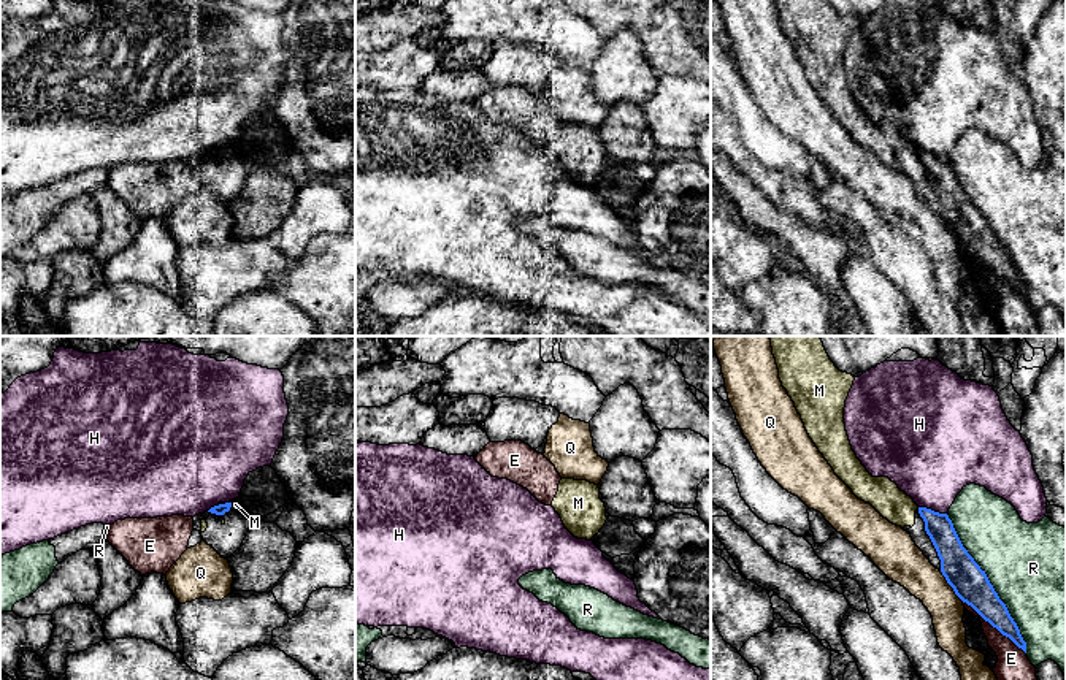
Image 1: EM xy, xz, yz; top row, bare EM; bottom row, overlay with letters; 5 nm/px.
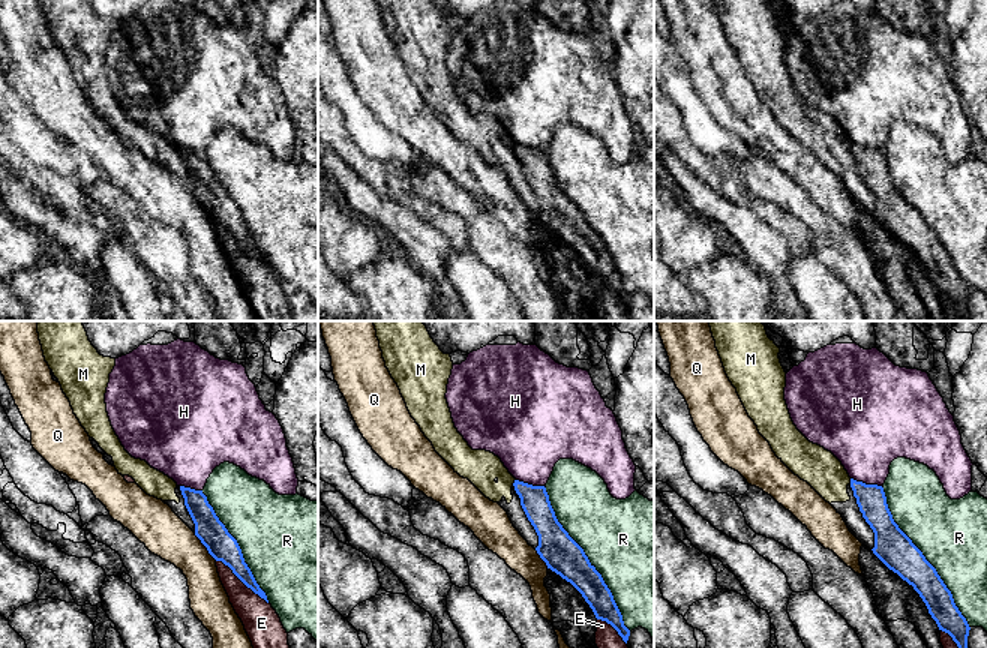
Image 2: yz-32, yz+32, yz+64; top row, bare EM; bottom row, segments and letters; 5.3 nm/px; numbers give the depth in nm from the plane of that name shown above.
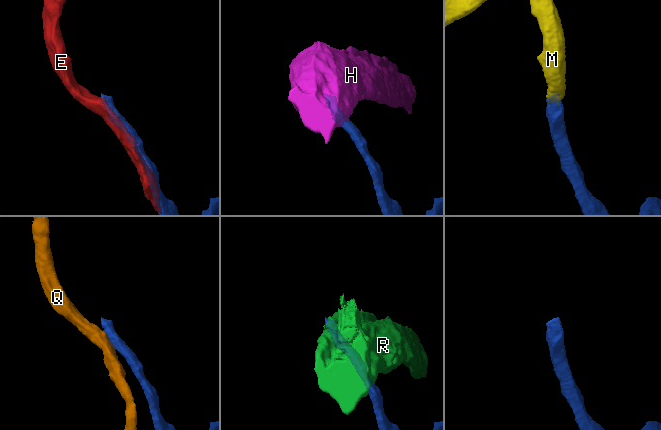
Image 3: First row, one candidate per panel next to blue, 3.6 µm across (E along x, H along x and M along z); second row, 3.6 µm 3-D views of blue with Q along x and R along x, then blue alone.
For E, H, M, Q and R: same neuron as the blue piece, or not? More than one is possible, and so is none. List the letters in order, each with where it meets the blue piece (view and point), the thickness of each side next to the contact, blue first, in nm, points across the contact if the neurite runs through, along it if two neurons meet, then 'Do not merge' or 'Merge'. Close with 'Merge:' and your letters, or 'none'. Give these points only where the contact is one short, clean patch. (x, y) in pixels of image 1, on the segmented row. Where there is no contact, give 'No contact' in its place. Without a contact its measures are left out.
E: Touches blue at yz (995, 626). Thickness 180 nm (blue) against 160 nm. Do not merge
H: Touches blue at yz (933, 511). Thickness 140 nm (blue) against 400 nm. Do not merge
M: Touches blue at xy (221, 504). Thickness 60 nm (blue) against 20 nm. Merge
Q: Touches blue at yz (950, 585). Thickness 180 nm (blue) against 200 nm. Do not merge
R: Touches blue at yz (990, 584). Thickness 180 nm (blue) against 480 nm. Do not merge
Merge: M

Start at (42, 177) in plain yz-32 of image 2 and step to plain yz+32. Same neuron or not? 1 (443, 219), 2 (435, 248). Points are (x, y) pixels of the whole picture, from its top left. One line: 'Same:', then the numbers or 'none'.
Same: 1

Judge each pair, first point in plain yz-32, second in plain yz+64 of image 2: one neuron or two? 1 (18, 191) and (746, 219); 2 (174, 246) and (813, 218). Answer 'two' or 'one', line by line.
1: one
2: one

